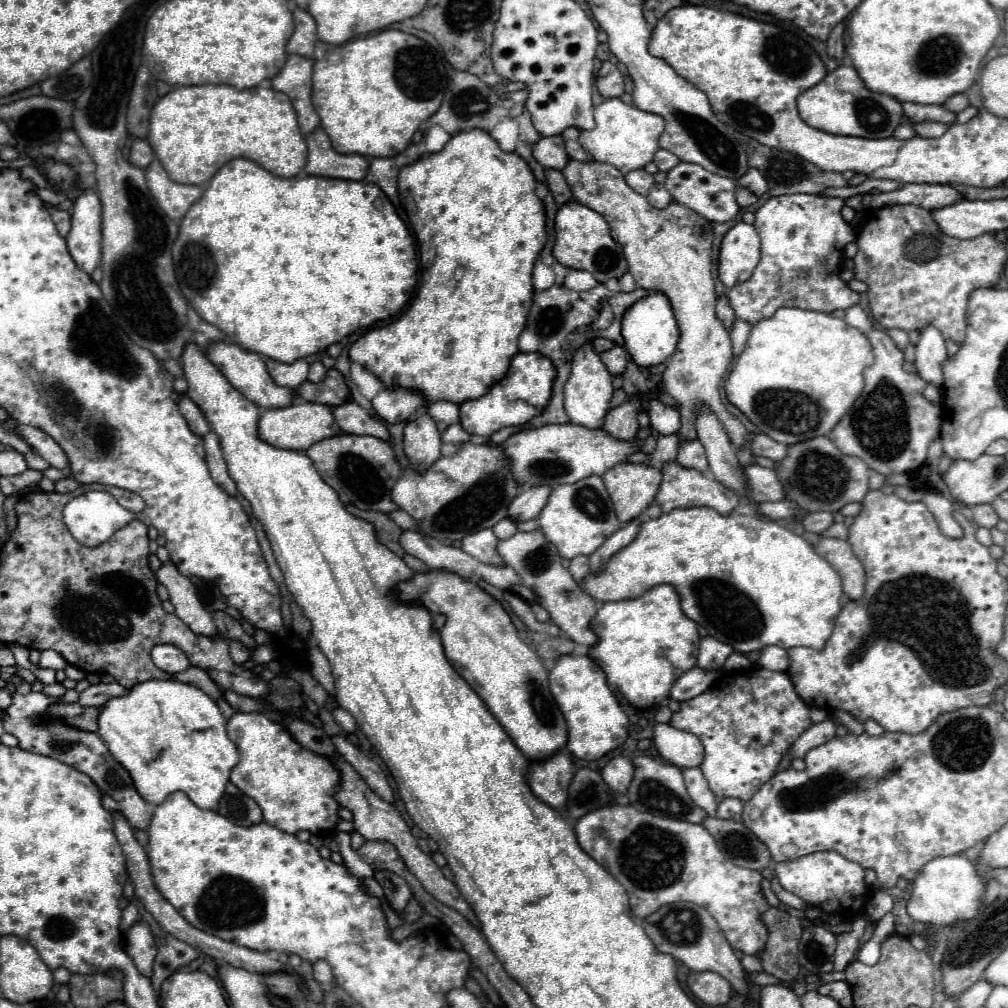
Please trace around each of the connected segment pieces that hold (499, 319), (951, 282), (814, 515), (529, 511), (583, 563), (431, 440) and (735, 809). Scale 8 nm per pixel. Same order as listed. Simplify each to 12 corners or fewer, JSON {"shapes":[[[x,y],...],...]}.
{"shapes":[[[484,130],[400,168],[422,284],[350,360],[428,402],[518,354],[536,178]],[[870,210],[854,278],[884,330],[964,342],[968,296],[1006,246],[930,210]],[[808,512],[802,518],[806,532],[822,534],[834,524],[830,512]],[[550,486],[522,490],[508,506],[514,522],[534,520],[548,502]],[[576,556],[570,562],[570,574],[580,582],[586,578],[588,556]],[[428,412],[404,426],[416,470],[440,458],[440,430]],[[724,798],[718,804],[716,818],[740,820],[742,802]]]}

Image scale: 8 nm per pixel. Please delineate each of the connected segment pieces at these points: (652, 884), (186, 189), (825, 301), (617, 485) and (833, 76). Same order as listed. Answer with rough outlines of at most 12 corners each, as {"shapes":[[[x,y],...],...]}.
{"shapes":[[[604,806],[586,854],[646,918],[696,902],[742,954],[764,950],[762,874],[702,824]],[[156,158],[148,190],[168,218],[180,220],[202,196],[200,186],[172,182]],[[842,198],[758,208],[762,258],[728,290],[756,324],[782,306],[832,312],[860,296],[838,276],[854,232]],[[620,462],[602,480],[620,522],[654,502],[662,474]],[[838,66],[798,98],[802,120],[842,136],[890,138],[902,104]]]}

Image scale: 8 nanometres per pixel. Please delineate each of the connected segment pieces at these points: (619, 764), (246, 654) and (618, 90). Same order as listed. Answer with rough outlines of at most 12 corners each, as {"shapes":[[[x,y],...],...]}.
{"shapes":[[[614,756],[602,778],[612,792],[624,794],[634,766],[626,756]],[[230,642],[230,656],[236,664],[250,658],[250,650],[240,642]],[[602,62],[596,88],[602,98],[624,94],[624,78],[616,64]]]}

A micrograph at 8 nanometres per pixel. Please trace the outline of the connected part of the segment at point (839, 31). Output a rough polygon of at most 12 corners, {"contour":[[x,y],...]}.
{"contour":[[844,22],[832,28],[826,40],[828,54],[844,56]]}

